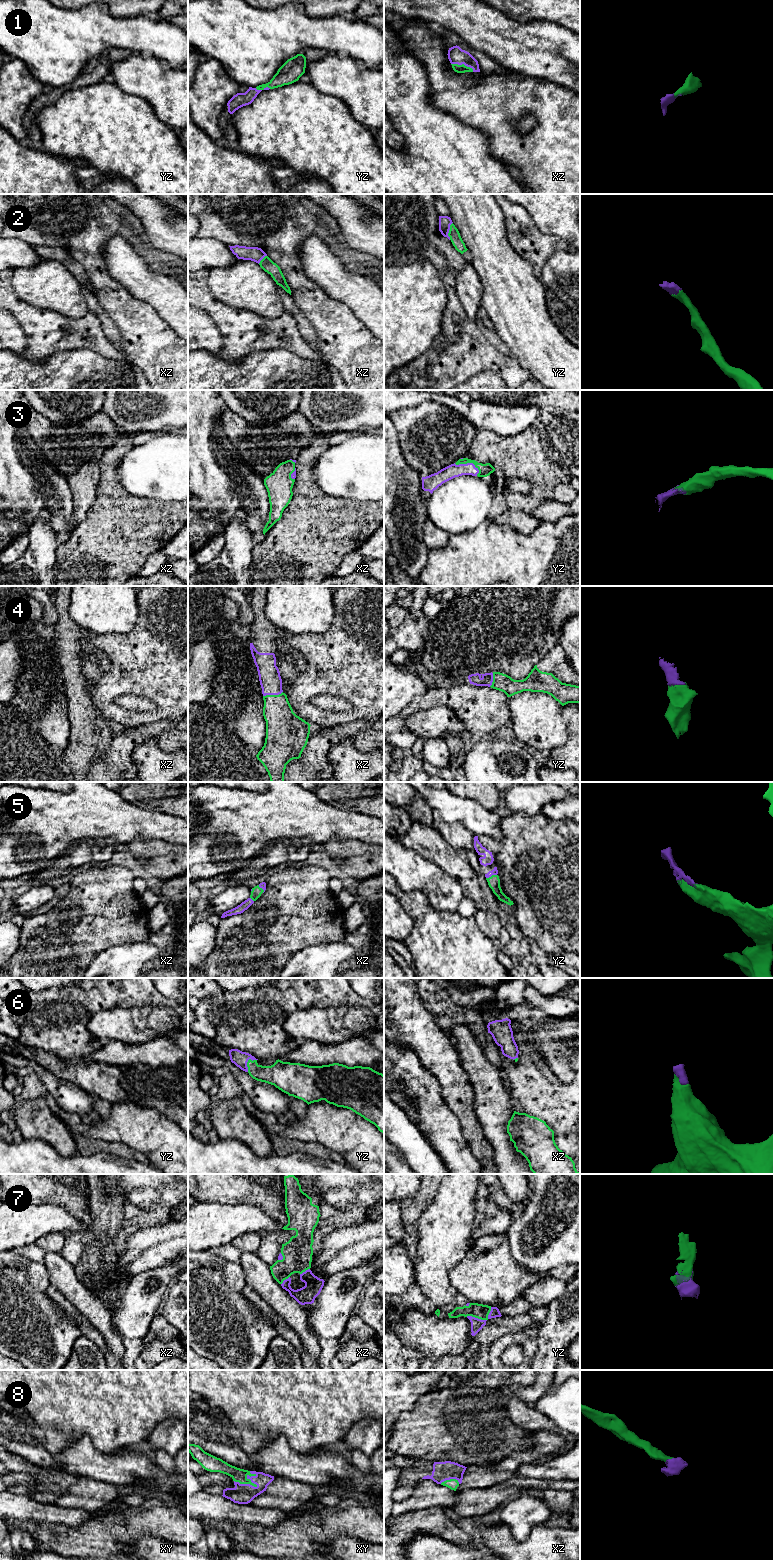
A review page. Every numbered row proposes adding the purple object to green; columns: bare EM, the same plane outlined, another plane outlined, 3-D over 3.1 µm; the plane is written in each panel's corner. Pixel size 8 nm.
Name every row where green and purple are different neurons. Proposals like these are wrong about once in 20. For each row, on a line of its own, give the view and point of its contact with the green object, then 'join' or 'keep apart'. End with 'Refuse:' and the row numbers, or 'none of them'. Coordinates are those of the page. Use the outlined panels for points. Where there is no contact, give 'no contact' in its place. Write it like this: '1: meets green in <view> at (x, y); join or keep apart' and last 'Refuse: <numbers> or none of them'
1: meets green in xz at (463, 64); join
2: meets green in yz at (449, 231); join
3: meets green in yz at (468, 462); join
4: meets green in xz at (272, 695); join
5: meets green in yz at (491, 876); join
6: meets green in yz at (247, 1062); join
7: meets green in yz at (482, 1319); join
8: meets green in xy at (246, 1483); join
Refuse: none of them

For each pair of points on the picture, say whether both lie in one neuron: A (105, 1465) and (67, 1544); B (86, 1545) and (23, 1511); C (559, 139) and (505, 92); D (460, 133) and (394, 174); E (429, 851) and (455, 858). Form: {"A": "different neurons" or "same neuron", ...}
{"A": "different neurons", "B": "different neurons", "C": "same neuron", "D": "same neuron", "E": "same neuron"}

